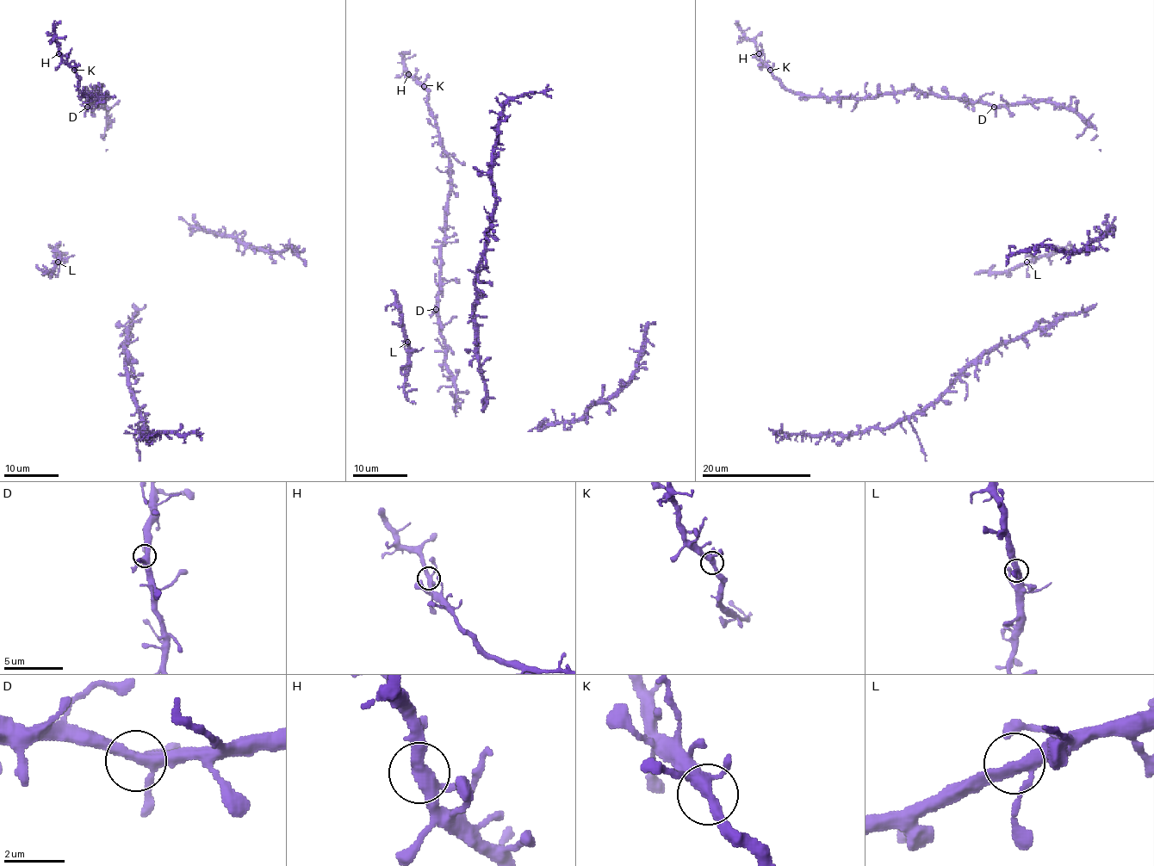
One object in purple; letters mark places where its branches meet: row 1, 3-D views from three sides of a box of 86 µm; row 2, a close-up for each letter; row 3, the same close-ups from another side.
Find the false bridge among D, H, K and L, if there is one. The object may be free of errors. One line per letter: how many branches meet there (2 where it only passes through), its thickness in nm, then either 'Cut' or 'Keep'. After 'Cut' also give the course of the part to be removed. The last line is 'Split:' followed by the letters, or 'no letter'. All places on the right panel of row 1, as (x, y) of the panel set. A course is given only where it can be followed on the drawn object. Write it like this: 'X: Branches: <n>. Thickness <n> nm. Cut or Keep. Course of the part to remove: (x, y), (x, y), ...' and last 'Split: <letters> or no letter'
D: Branches: 4. Thickness 360 nm. Keep
H: Branches: 4. Thickness 360 nm. Keep
K: Branches: 4. Thickness 360 nm. Keep
L: Branches: 3. Thickness 340 nm. Keep
Split: no letter

